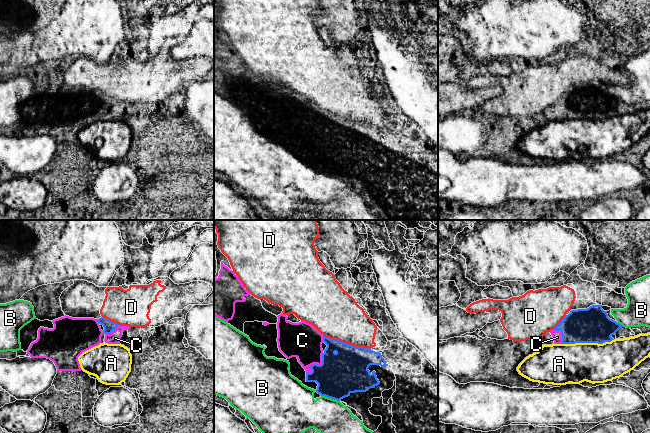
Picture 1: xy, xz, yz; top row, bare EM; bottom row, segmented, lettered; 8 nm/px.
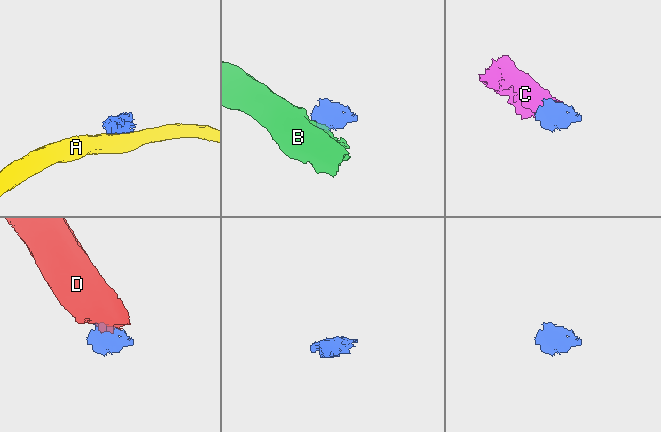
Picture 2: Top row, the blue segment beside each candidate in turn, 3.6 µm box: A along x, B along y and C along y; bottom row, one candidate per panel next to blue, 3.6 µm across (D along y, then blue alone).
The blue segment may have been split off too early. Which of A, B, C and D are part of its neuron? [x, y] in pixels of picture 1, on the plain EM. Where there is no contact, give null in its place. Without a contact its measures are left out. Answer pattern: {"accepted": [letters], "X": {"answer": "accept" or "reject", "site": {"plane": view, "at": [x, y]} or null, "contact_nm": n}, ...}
{"accepted": ["C"], "A": {"answer": "reject", "site": {"plane": "yz", "at": [587, 118]}, "contact_nm": 420}, "B": {"answer": "reject", "site": {"plane": "xz", "at": [330, 173]}, "contact_nm": 160}, "C": {"answer": "accept", "site": {"plane": "xz", "at": [315, 140]}, "contact_nm": 220}, "D": {"answer": "reject", "site": {"plane": "xz", "at": [346, 119]}, "contact_nm": 400}}

